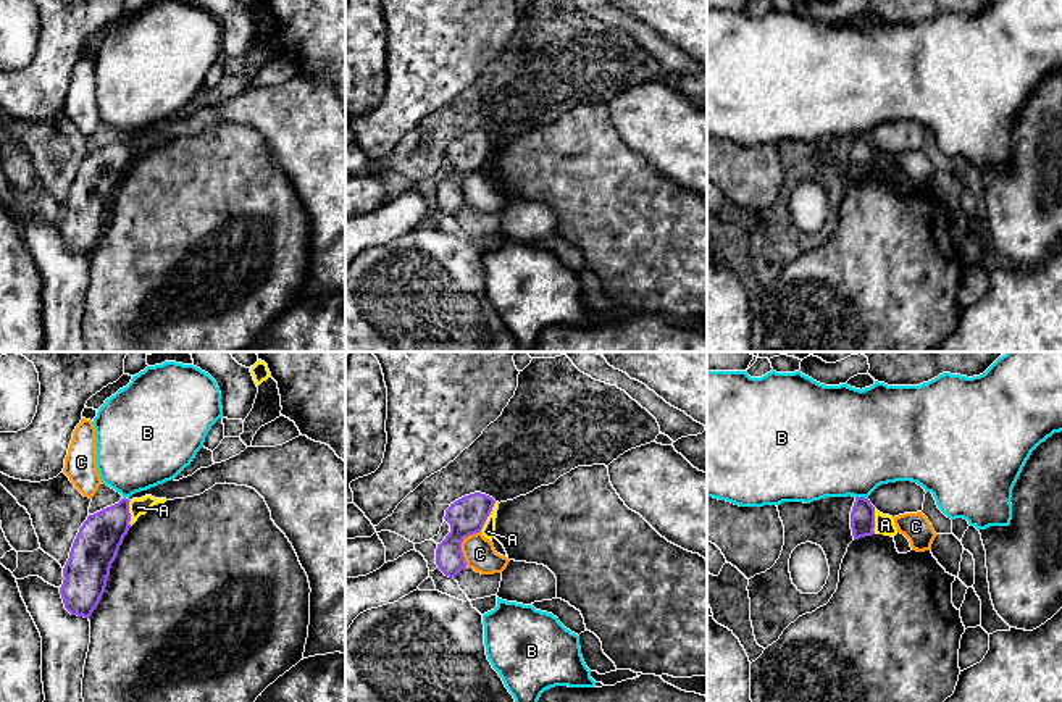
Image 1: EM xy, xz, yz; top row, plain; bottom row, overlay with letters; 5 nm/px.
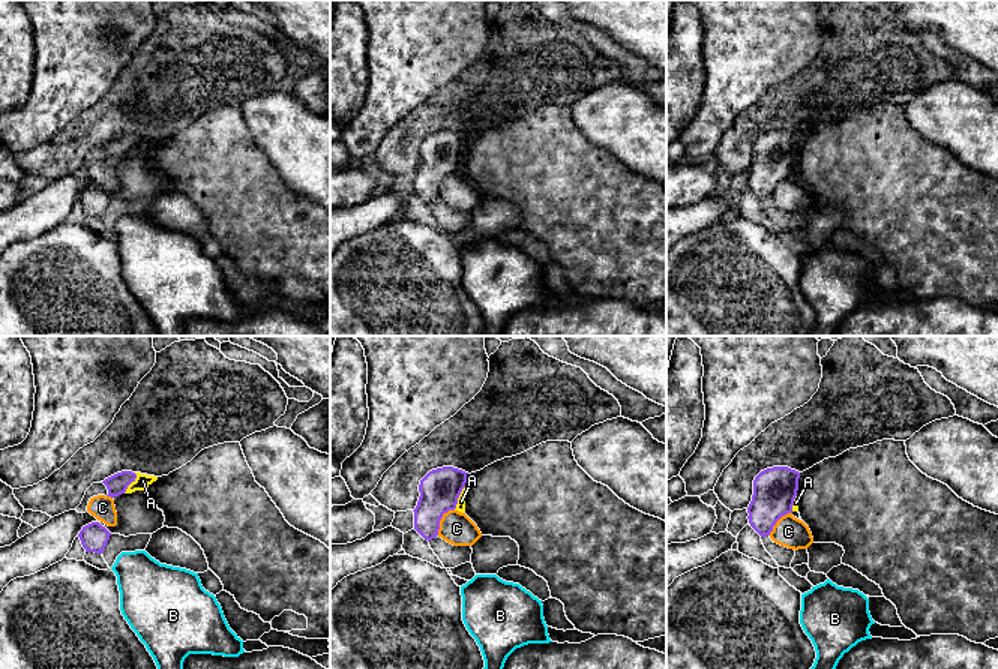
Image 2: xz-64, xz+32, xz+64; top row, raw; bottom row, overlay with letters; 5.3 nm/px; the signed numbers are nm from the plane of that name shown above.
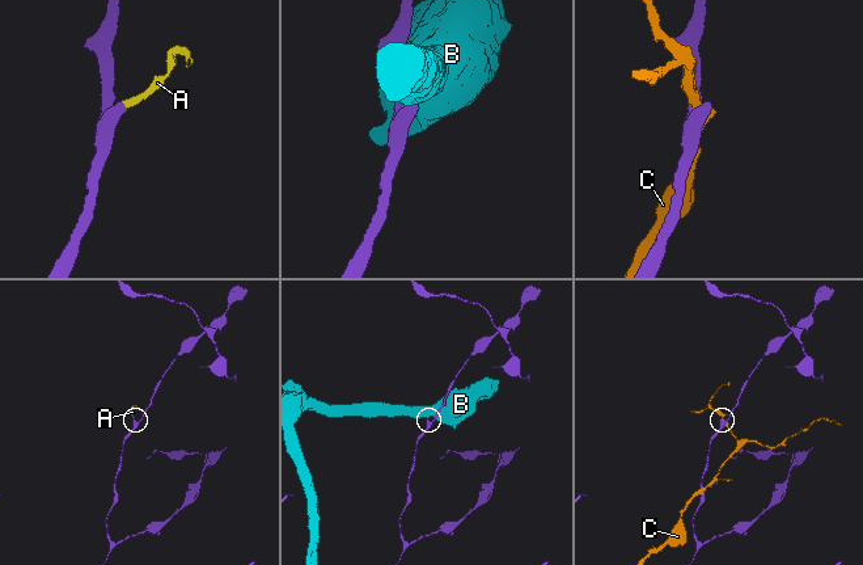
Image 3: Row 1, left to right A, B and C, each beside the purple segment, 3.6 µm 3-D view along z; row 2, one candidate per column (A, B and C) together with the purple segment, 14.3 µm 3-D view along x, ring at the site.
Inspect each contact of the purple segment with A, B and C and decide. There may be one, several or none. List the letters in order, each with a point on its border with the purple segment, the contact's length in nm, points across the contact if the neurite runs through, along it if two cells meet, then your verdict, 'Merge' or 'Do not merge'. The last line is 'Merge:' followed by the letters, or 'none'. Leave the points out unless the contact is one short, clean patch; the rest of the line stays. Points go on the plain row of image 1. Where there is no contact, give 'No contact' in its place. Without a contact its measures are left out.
A: Touches purple at xz (488, 154). Shared border 170 nm. Path across: xz (467, 154), (488, 154), (488, 170). Merge
B: Touches purple at yz (862, 136). Shared border 70 nm. Do not merge
C: Touches purple at xz (460, 183). Shared border 190 nm. Do not merge
Merge: A

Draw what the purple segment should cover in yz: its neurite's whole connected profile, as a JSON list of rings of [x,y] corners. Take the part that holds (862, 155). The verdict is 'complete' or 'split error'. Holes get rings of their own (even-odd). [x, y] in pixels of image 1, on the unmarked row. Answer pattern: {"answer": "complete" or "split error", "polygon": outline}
{"answer": "split error", "polygon": [[[855,136],[851,150],[851,168],[854,179],[873,173],[891,176],[897,173],[893,155],[880,152],[865,136]]]}

